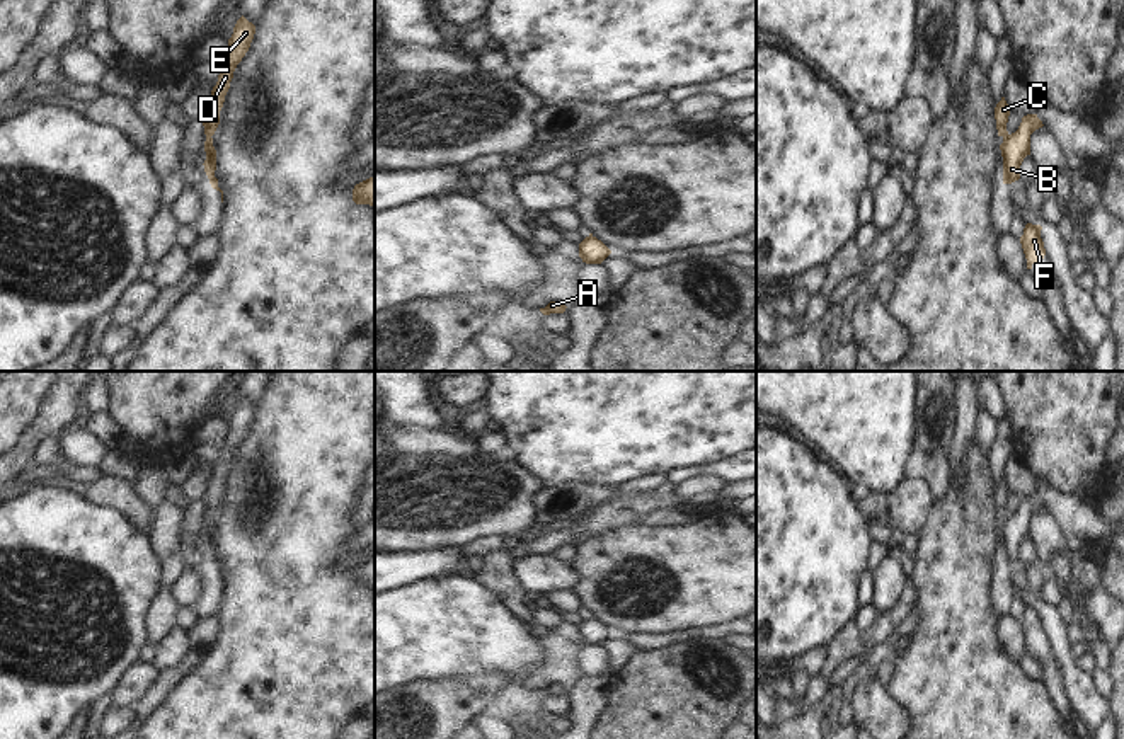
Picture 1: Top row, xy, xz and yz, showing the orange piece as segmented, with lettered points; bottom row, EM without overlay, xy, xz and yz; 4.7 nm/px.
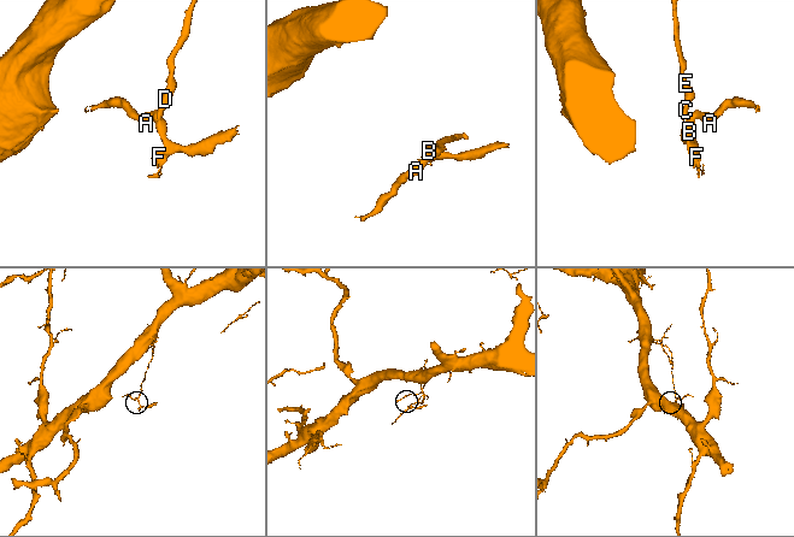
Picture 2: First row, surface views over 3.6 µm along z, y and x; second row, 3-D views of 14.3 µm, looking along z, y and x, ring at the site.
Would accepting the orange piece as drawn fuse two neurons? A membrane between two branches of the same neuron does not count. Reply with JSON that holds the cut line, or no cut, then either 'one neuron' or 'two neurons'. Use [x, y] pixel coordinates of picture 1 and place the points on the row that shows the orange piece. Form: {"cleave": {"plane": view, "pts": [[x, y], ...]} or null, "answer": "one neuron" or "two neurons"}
{"cleave": {"plane": "yz", "pts": [[1009, 135], [1002, 150]]}, "answer": "two neurons"}

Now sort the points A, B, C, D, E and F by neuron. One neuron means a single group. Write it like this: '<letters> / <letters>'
A B F / C D E

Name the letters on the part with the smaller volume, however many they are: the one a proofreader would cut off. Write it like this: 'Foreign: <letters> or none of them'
Foreign: A, B, F

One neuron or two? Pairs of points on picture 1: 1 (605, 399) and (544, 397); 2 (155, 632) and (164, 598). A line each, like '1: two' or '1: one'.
1: one
2: one

